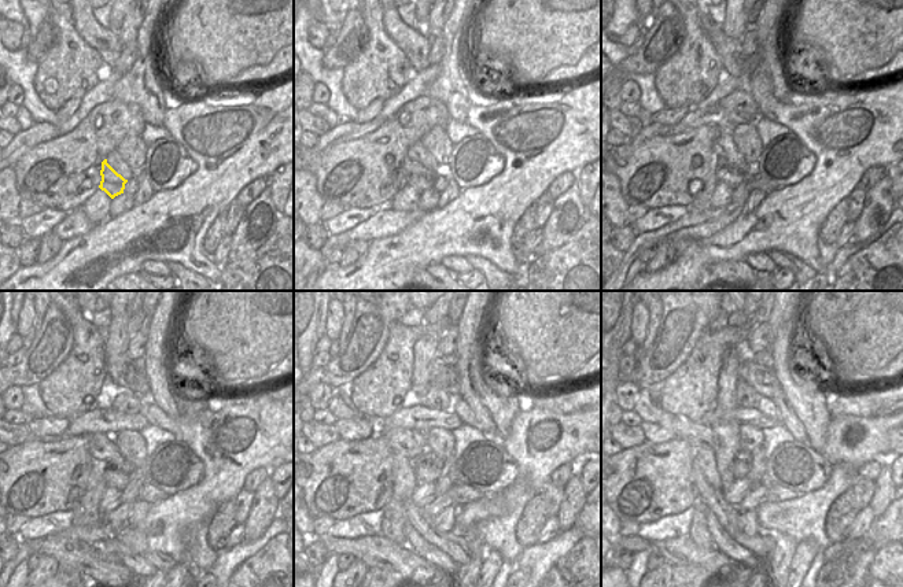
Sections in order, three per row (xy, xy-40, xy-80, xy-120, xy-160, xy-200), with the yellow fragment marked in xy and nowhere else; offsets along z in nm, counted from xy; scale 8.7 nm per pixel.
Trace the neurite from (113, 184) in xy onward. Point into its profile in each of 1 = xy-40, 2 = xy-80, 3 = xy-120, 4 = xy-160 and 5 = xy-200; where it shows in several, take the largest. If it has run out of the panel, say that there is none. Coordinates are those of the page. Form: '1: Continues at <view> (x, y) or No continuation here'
1: Continues at xy-40 (416, 174)
2: Continues at xy-80 (726, 172)
3: Continues at xy-120 (117, 473)
4: Continues at xy-160 (427, 468)
5: Continues at xy-200 (741, 465).

